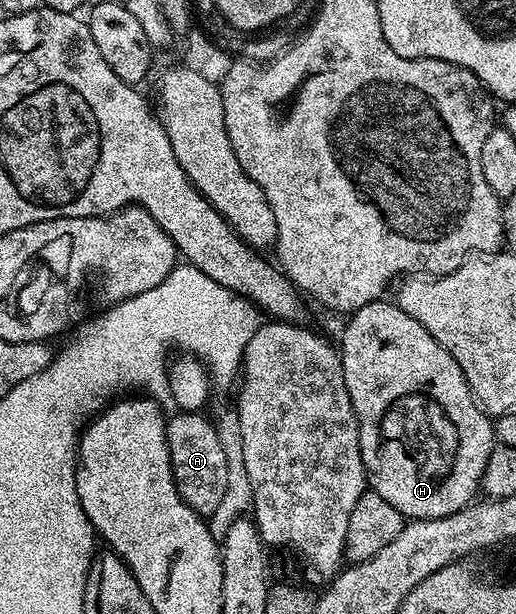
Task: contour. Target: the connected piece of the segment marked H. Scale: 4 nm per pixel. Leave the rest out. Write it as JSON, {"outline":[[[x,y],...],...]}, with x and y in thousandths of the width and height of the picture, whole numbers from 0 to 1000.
{"outline":[[[738,485],[717,492],[680,510],[672,521],[674,529],[669,531],[659,554],[655,552],[655,572],[663,590],[663,609],[671,616],[671,635],[678,642],[678,655],[686,661],[698,695],[698,738],[705,754],[711,793],[723,801],[740,805],[740,811],[748,811],[748,818],[756,818],[756,824],[764,824],[764,831],[777,834],[791,847],[864,844],[895,831],[905,821],[917,819],[932,800],[938,767],[959,723],[959,695],[946,673],[917,651],[915,637],[903,622],[903,609],[895,609],[895,596],[880,590],[872,570],[864,570],[864,564],[849,559],[833,544],[833,537],[818,531],[818,524],[802,524],[802,518],[795,518],[795,511],[787,511],[787,505],[779,505],[773,495],[758,487]]]}

